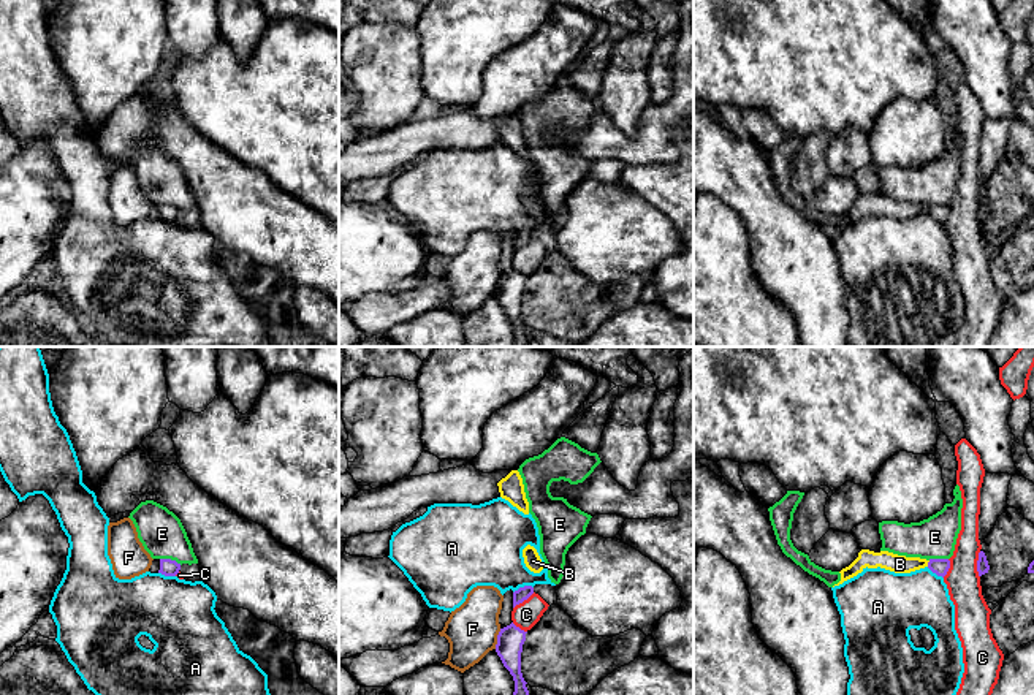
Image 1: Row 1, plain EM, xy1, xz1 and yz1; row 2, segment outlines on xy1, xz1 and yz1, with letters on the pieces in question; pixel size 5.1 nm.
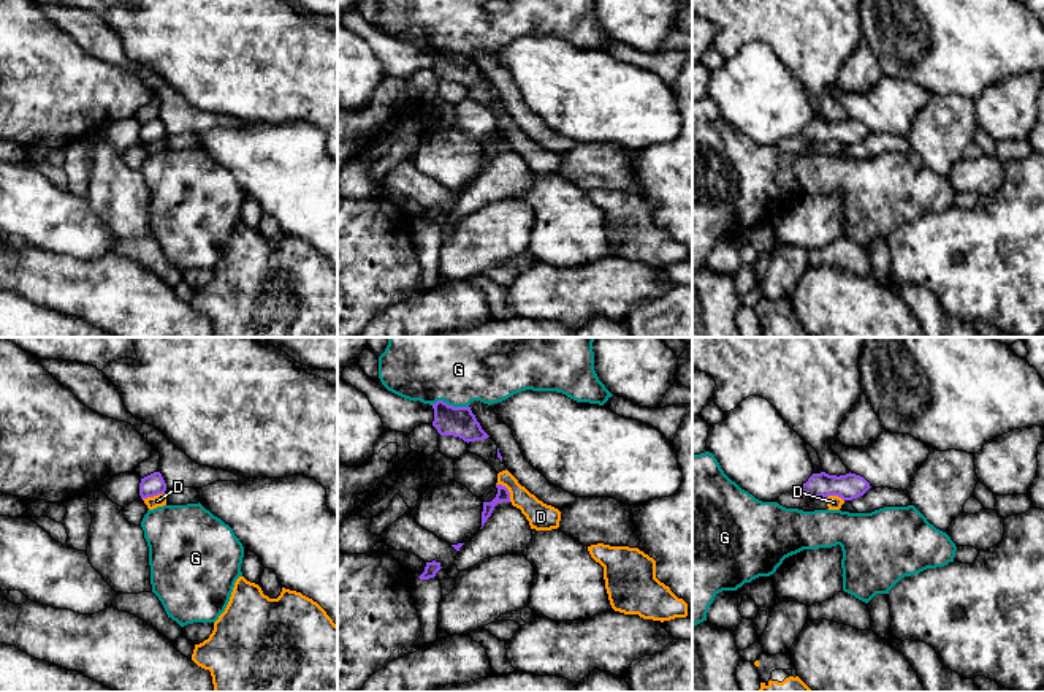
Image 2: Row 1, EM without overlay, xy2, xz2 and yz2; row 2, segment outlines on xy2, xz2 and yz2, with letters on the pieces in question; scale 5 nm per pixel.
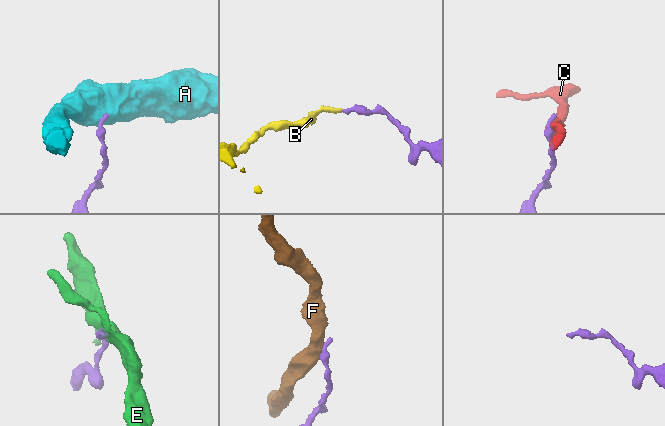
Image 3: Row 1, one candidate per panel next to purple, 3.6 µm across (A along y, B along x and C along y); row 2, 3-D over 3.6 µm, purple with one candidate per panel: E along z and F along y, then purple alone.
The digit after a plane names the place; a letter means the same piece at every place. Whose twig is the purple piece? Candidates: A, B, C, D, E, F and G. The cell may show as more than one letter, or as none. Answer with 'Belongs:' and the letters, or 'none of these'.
Belongs: B

